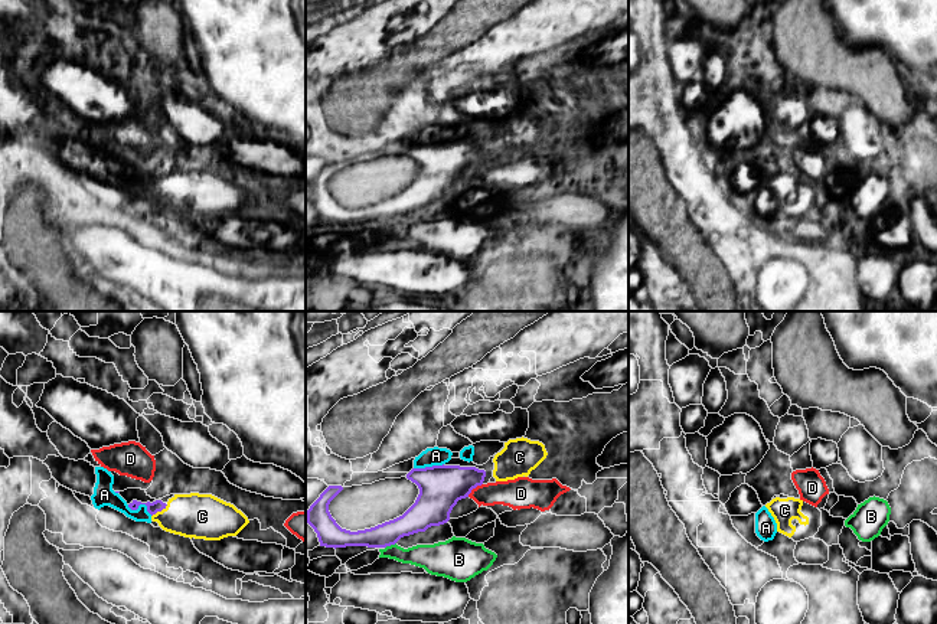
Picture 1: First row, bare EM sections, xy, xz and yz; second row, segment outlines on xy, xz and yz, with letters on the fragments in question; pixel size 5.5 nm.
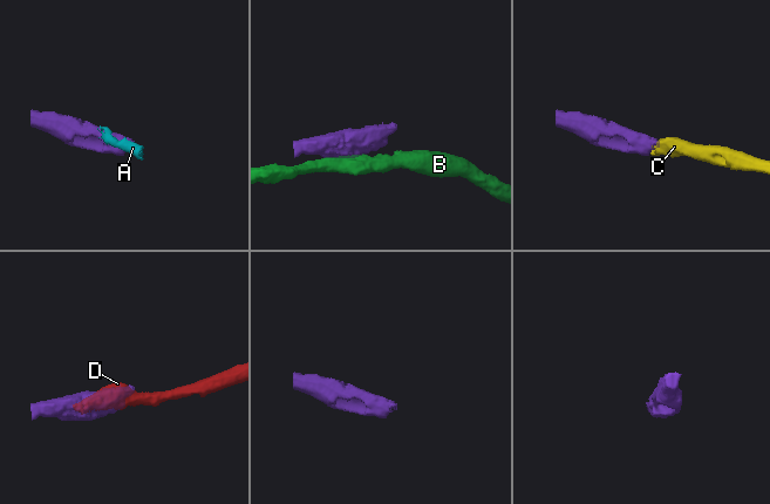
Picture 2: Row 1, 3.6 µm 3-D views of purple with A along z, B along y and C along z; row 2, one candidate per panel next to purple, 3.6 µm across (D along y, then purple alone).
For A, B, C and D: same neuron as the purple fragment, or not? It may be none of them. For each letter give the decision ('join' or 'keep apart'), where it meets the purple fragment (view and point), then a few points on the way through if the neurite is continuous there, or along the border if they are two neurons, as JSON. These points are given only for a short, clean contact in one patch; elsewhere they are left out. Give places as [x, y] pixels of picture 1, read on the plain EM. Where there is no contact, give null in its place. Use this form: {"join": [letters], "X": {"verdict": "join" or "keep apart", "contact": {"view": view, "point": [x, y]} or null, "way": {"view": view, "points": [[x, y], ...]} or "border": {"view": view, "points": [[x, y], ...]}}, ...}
{"join": ["C"], "A": {"verdict": "keep apart", "contact": {"view": "xy", "point": [141, 180]}, "border": {"view": "xy", "points": [[127, 182], [131, 186], [144, 182], [152, 192]]}}, "B": {"verdict": "keep apart", "contact": {"view": "xz", "point": [389, 222]}, "border": {"view": "xz", "points": [[395, 219], [385, 225]]}}, "C": {"verdict": "join", "contact": {"view": "xy", "point": [159, 188]}, "way": {"view": "xy", "points": [[156, 183], [159, 188], [167, 193], [202, 193]]}}, "D": {"verdict": "keep apart", "contact": {"view": "xz", "point": [473, 165]}}}

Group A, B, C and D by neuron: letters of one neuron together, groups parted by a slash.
A / B / C / D

